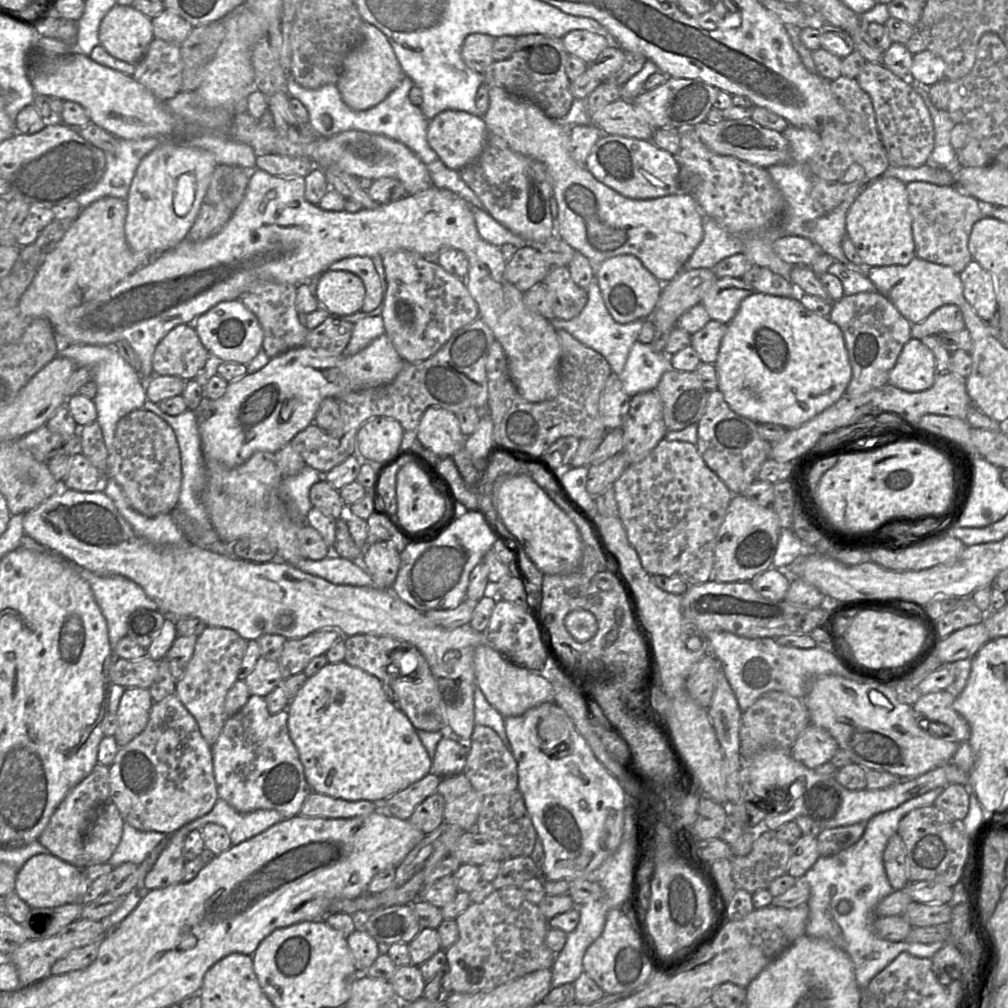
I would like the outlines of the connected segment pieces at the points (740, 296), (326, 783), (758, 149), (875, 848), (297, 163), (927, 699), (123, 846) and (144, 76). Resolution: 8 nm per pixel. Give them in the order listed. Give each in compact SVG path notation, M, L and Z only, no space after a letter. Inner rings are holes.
M717 278L701 300L712 320L728 325L746 297L758 293L741 278Z
M345 661L329 663L308 677L288 706L288 732L303 765L310 789L347 801L368 800L376 804L406 789L431 772L432 759L417 730L387 695L377 677Z
M751 118L739 120L723 120L719 123L701 122L694 126L694 130L702 143L711 151L736 157L751 165L769 168L773 165L784 164L789 161L789 145L782 133L763 127Z
M943 789L930 790L894 809L873 816L868 820L863 836L855 844L833 856L819 857L804 875L804 880L810 886L806 935L825 939L844 951L853 962L855 979L861 990L900 953L907 952L918 958L931 959L945 943L924 944L905 940L892 942L882 939L874 932L876 907L894 890L883 862L887 843L897 833L899 823L905 815L916 808L934 805Z
M278 154L259 155L256 158L256 168L271 175L281 177L305 177L312 169L314 163L305 157L292 157Z
M941 690L921 695L912 707L915 712L926 718L919 724L929 734L957 743L968 742L971 735L970 726L954 709L955 699L951 692ZM928 724L931 724L929 730L927 730ZM945 732L947 732L946 736Z
M124 822L120 843L112 854L109 864L114 868L126 862L140 865L168 836L170 835L162 832L141 831Z
M154 38L132 77L156 98L167 101L181 92L182 72L180 45Z

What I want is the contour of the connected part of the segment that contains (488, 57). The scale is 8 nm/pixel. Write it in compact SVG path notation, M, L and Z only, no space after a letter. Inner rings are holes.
M475 33L466 37L461 49L461 57L470 69L483 74L494 62L492 48L494 37Z

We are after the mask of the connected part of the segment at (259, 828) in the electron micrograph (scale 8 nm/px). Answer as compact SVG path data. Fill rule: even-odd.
M218 798L213 808L207 814L198 818L198 823L199 825L206 825L212 822L223 826L232 845L238 845L264 832L283 819L282 814L271 809L241 813L223 799Z

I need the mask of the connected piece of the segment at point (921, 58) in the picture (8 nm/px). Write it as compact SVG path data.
M928 49L913 55L910 68L910 80L918 85L930 87L931 85L945 79L944 61Z

